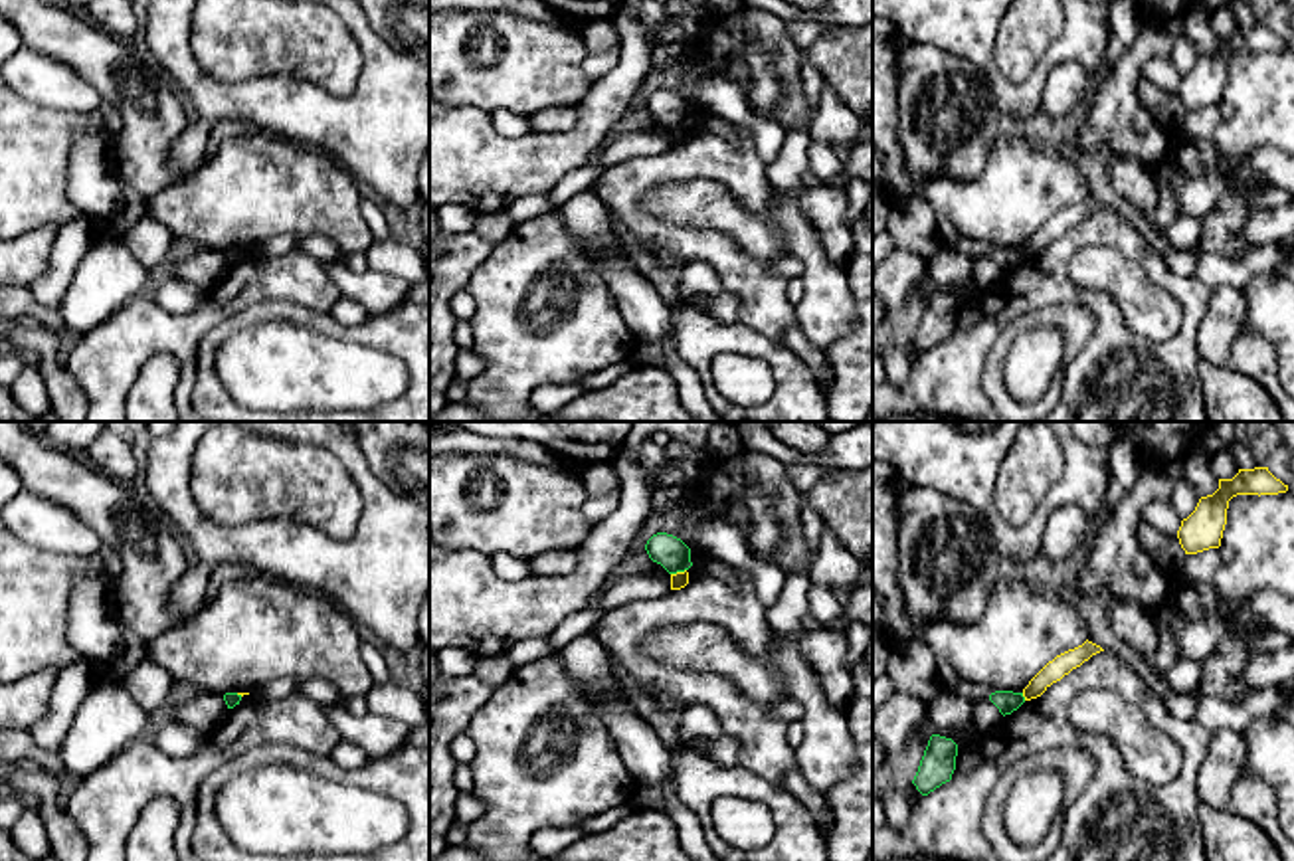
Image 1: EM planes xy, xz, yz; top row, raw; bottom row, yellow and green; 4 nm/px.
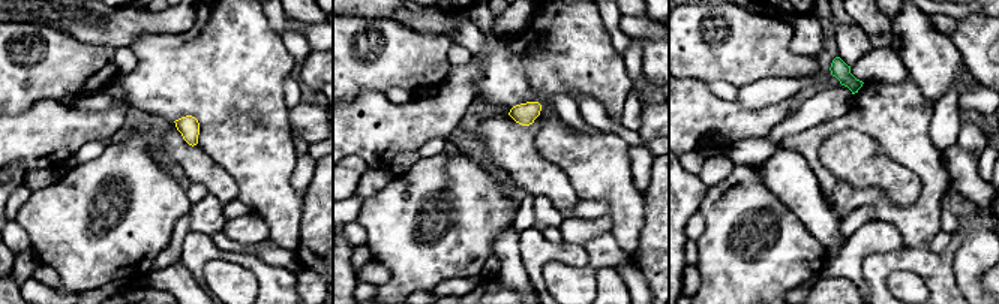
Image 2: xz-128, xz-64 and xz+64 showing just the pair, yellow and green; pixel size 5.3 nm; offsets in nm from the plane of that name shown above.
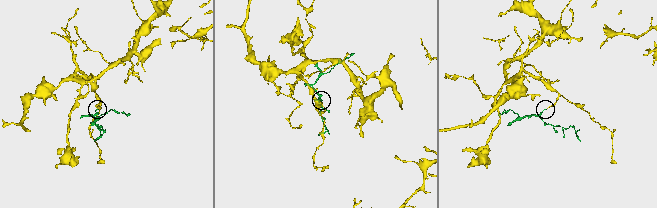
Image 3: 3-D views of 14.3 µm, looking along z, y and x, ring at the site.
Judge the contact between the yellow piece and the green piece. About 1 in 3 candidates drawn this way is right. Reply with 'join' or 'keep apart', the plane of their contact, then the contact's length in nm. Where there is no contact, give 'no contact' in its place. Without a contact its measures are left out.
keep apart | xz | 70 nm

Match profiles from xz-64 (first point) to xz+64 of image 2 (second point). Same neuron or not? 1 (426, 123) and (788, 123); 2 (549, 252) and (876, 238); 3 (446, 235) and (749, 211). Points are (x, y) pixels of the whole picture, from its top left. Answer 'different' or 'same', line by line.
1: different
2: different
3: same

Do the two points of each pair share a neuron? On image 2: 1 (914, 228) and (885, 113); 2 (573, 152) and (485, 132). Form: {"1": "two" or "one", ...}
{"1": "one", "2": "two"}

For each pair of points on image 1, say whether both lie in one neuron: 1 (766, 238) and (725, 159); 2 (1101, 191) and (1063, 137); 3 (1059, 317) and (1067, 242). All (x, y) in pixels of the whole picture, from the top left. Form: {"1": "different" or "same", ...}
{"1": "different", "2": "same", "3": "different"}

